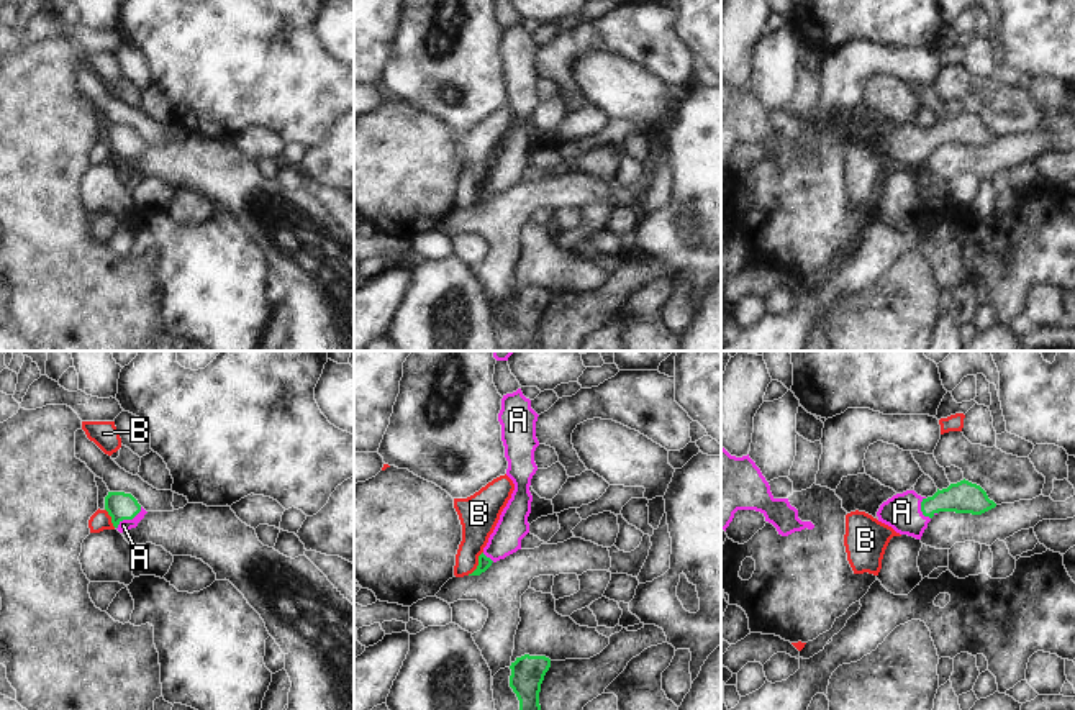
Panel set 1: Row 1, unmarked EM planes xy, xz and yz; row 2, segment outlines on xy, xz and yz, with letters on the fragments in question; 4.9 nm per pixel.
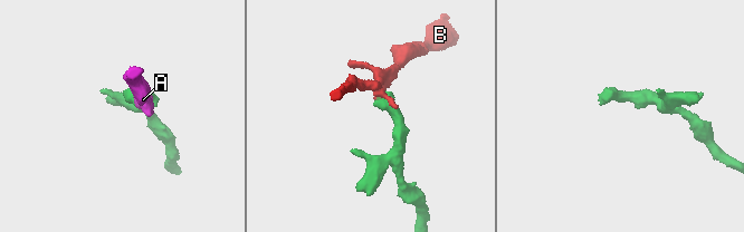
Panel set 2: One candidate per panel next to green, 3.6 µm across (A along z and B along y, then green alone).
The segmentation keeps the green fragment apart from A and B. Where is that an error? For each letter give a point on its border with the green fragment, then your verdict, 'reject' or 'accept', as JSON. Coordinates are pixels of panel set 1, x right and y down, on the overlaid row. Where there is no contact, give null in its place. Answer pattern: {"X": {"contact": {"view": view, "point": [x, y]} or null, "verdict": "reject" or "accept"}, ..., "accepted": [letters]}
{"A": {"contact": {"view": "xy", "point": [128, 518]}, "verdict": "accept"}, "B": {"contact": {"view": "xz", "point": [479, 564]}, "verdict": "reject"}, "accepted": ["A"]}

